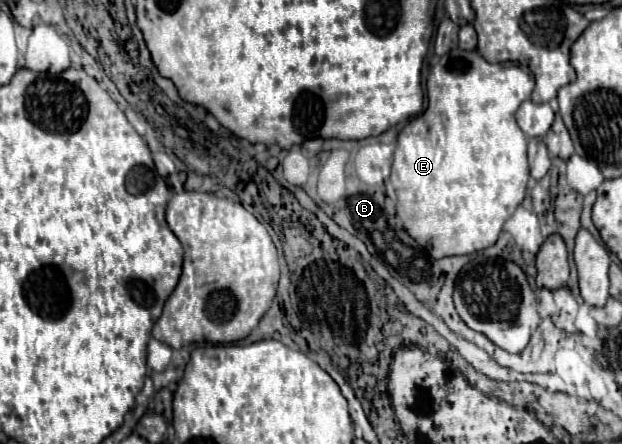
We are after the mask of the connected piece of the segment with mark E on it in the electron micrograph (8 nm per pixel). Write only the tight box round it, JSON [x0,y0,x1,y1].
[391,49,535,259]

